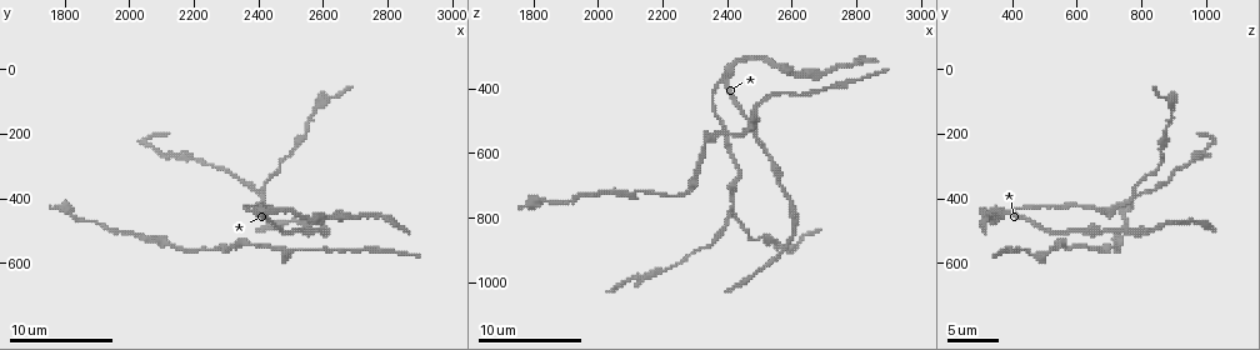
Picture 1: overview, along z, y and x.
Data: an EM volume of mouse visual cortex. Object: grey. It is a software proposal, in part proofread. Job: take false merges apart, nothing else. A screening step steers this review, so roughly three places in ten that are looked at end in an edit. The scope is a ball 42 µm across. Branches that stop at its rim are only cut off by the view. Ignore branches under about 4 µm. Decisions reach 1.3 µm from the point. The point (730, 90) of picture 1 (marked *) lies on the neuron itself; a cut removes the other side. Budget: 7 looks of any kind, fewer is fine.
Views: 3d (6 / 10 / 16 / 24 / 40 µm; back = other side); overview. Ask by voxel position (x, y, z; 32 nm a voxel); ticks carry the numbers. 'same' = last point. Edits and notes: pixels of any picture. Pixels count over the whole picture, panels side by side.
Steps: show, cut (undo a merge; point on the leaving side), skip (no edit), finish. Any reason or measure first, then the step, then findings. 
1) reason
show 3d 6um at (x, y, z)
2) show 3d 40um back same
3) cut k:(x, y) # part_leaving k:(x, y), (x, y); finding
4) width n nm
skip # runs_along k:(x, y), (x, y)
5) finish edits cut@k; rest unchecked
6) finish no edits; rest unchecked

two arms in line, one across
show 3d 6um at (2380, 430, 390)

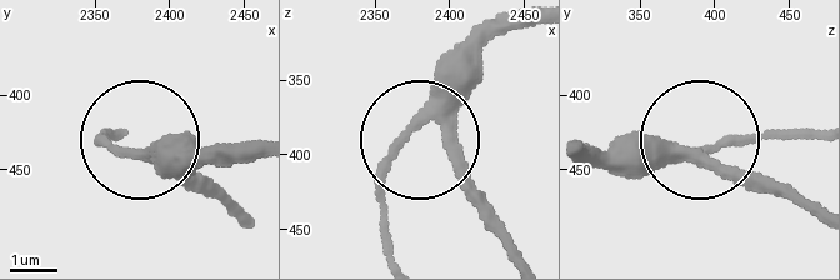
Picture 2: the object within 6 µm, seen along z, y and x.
skip # continuous, no second neuron

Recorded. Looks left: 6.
three arms meet
show 3d 16um at (2470, 560, 510)

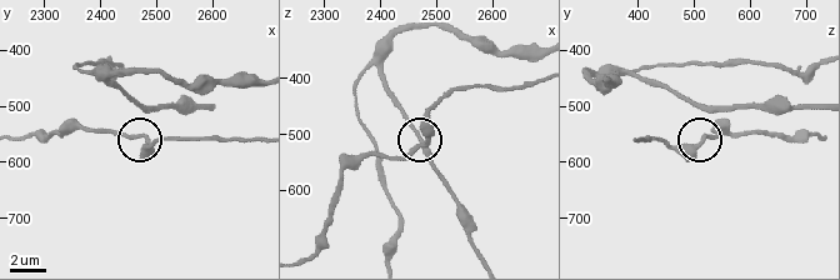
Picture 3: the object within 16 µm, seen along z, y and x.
arms 3
skip # runs_along 3:(386, 81), (389, 98), (420, 144), (426, 139), (426, 109); all the same neuron

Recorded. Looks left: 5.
calibre changes
show 3d 16um at (2120, 550, 710)

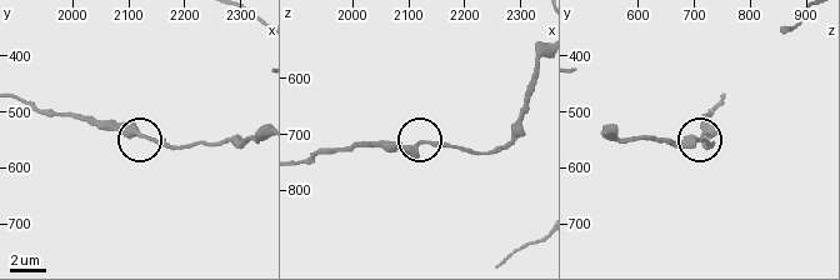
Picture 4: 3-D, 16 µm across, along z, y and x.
skip # runs_along 4:(539, 63), (526, 111), (501, 146), (381, 148); continuous, no second neuron

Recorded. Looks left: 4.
three-way junction
show 3d 10um at (2420, 390, 770)

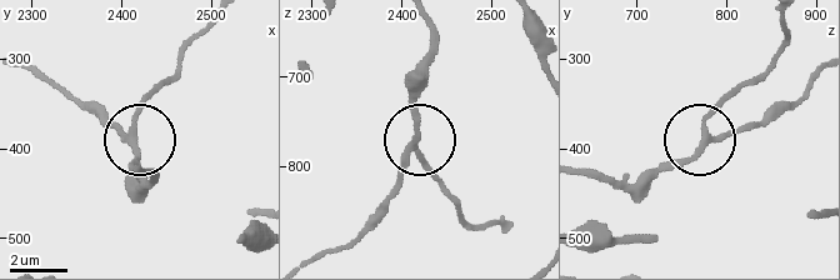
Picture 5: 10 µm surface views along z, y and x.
width 210 nm
skip # continuous, no second neuron

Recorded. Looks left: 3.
finish no edits; rest unchecked

